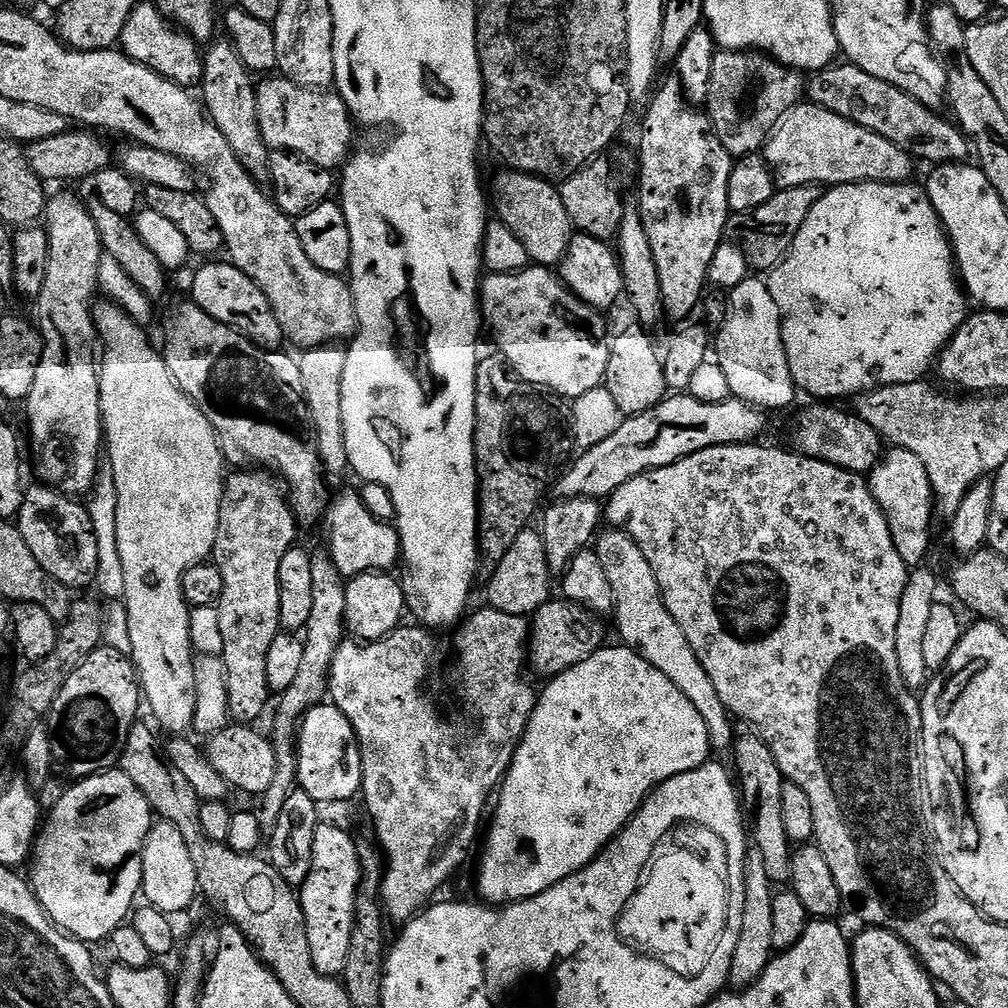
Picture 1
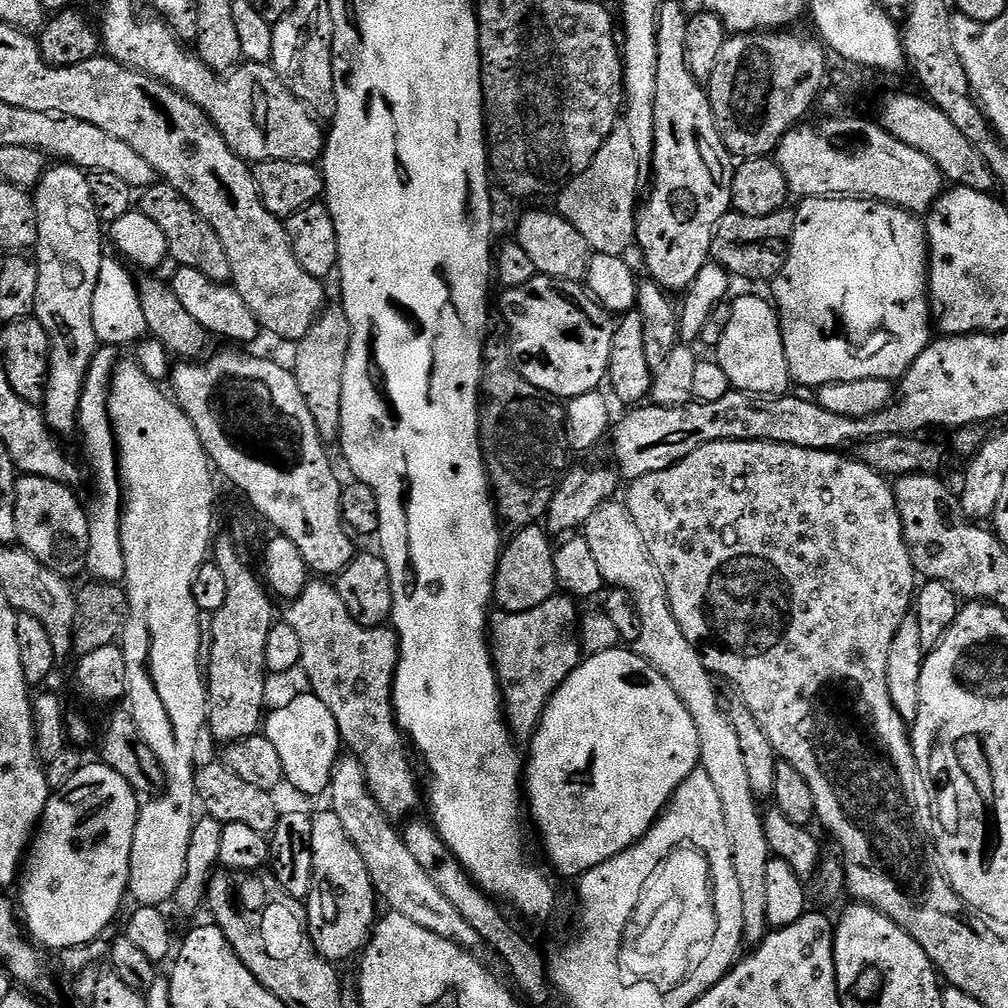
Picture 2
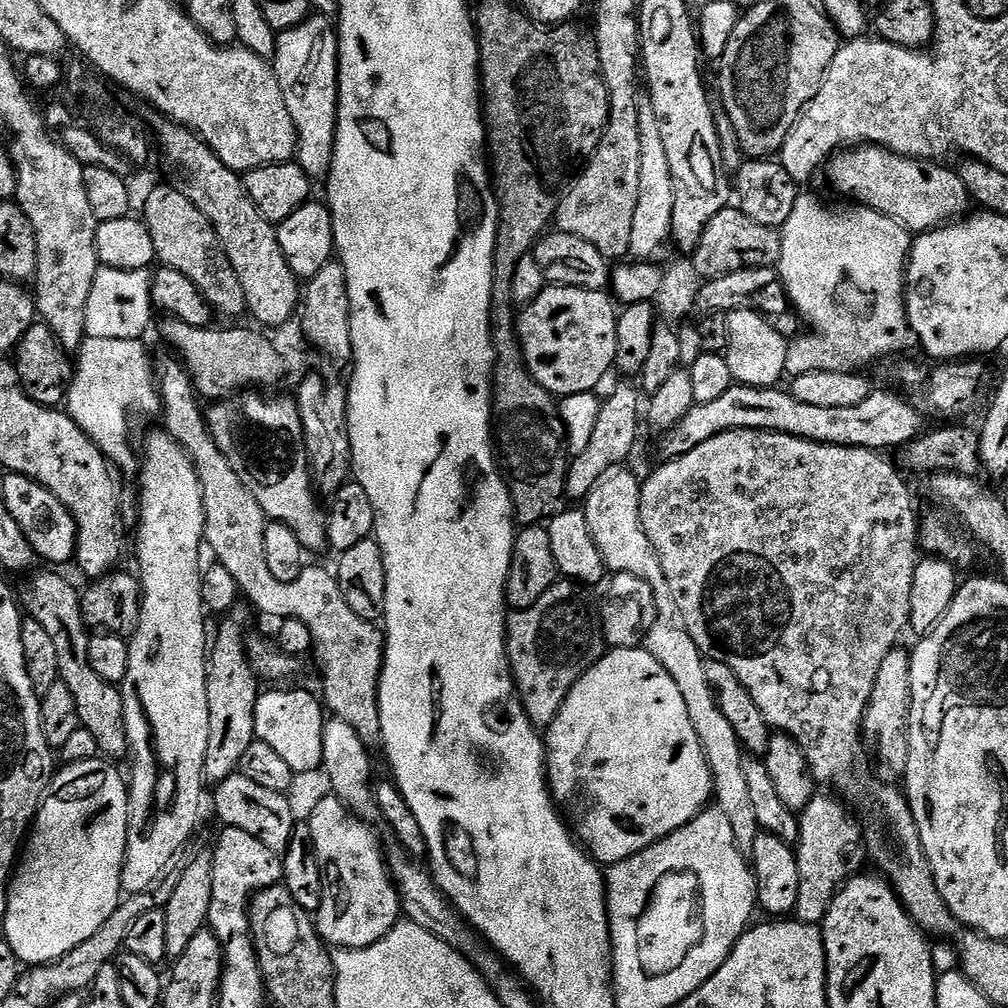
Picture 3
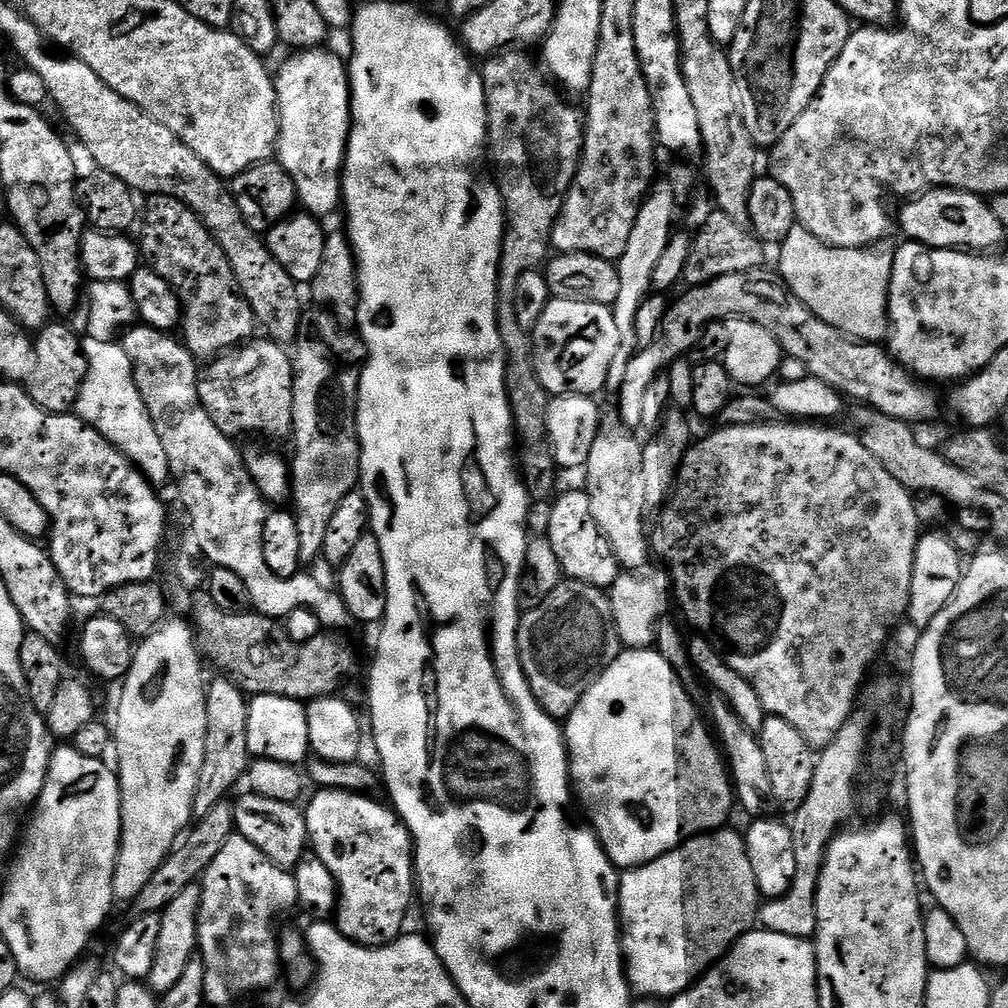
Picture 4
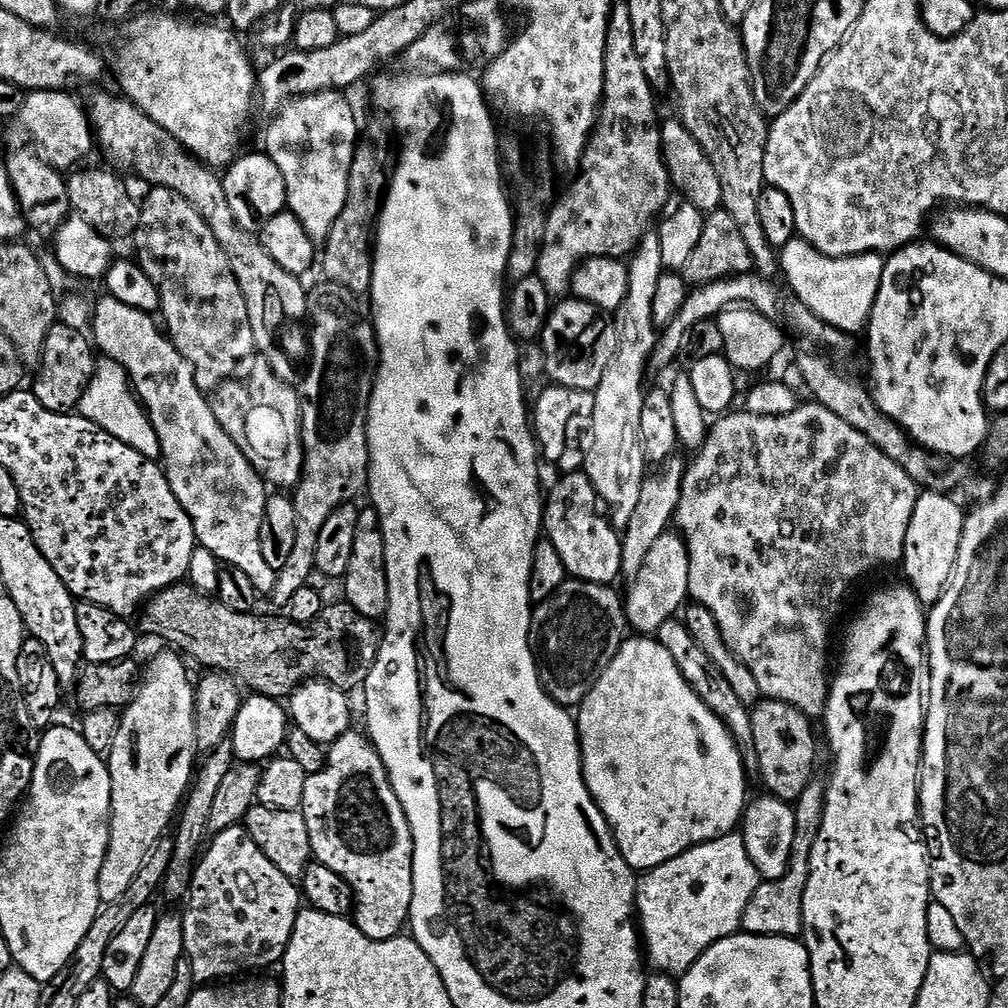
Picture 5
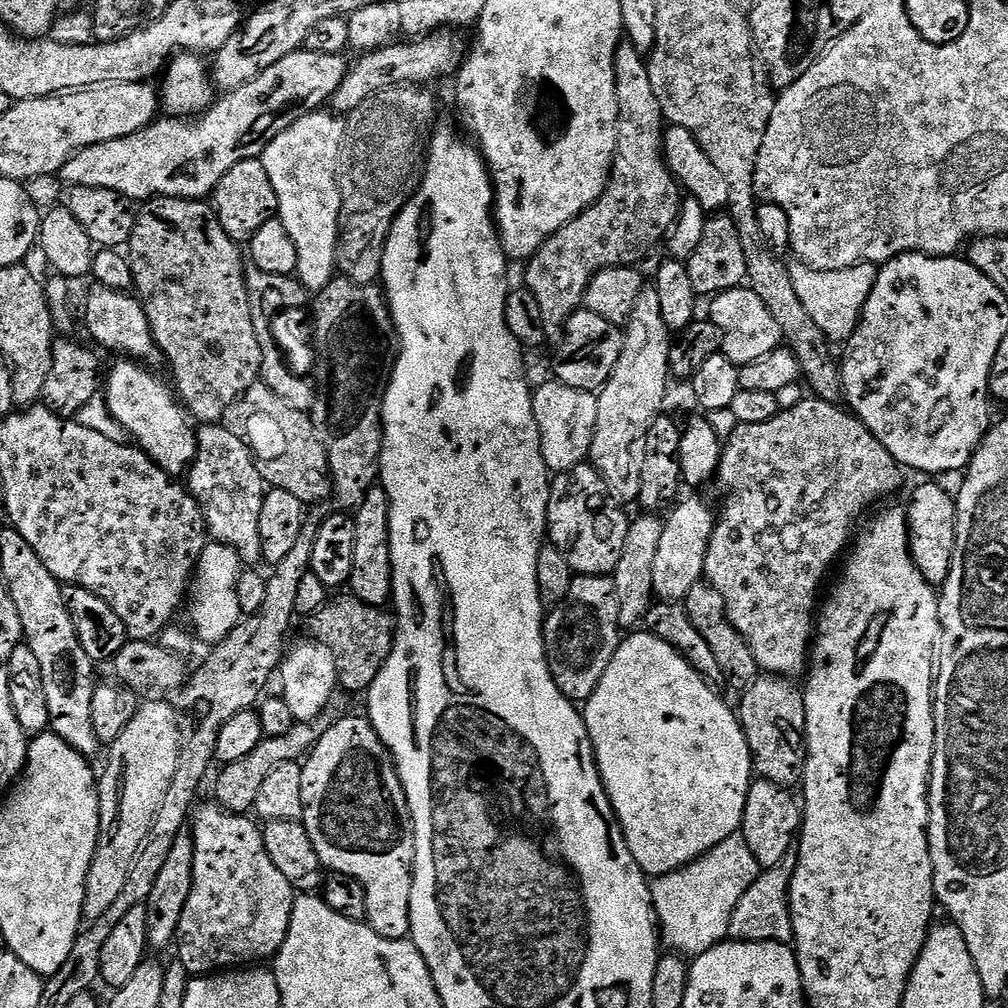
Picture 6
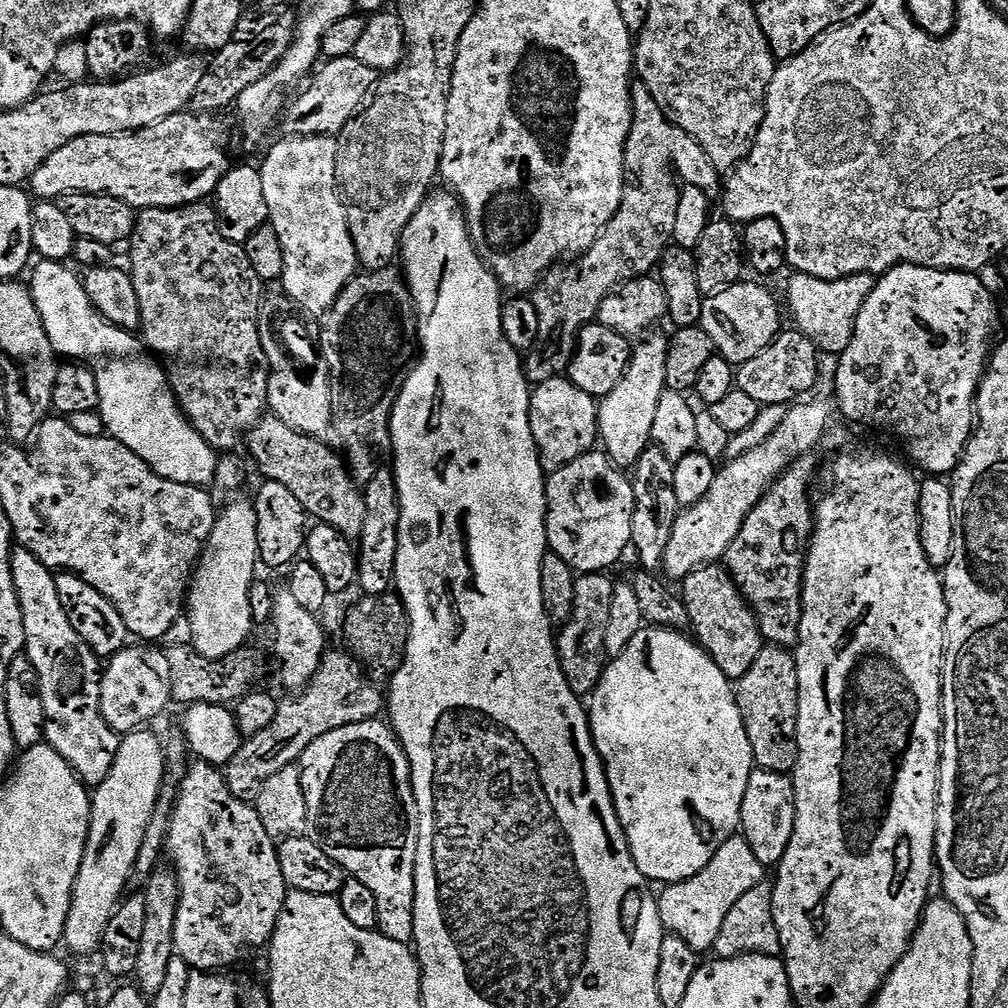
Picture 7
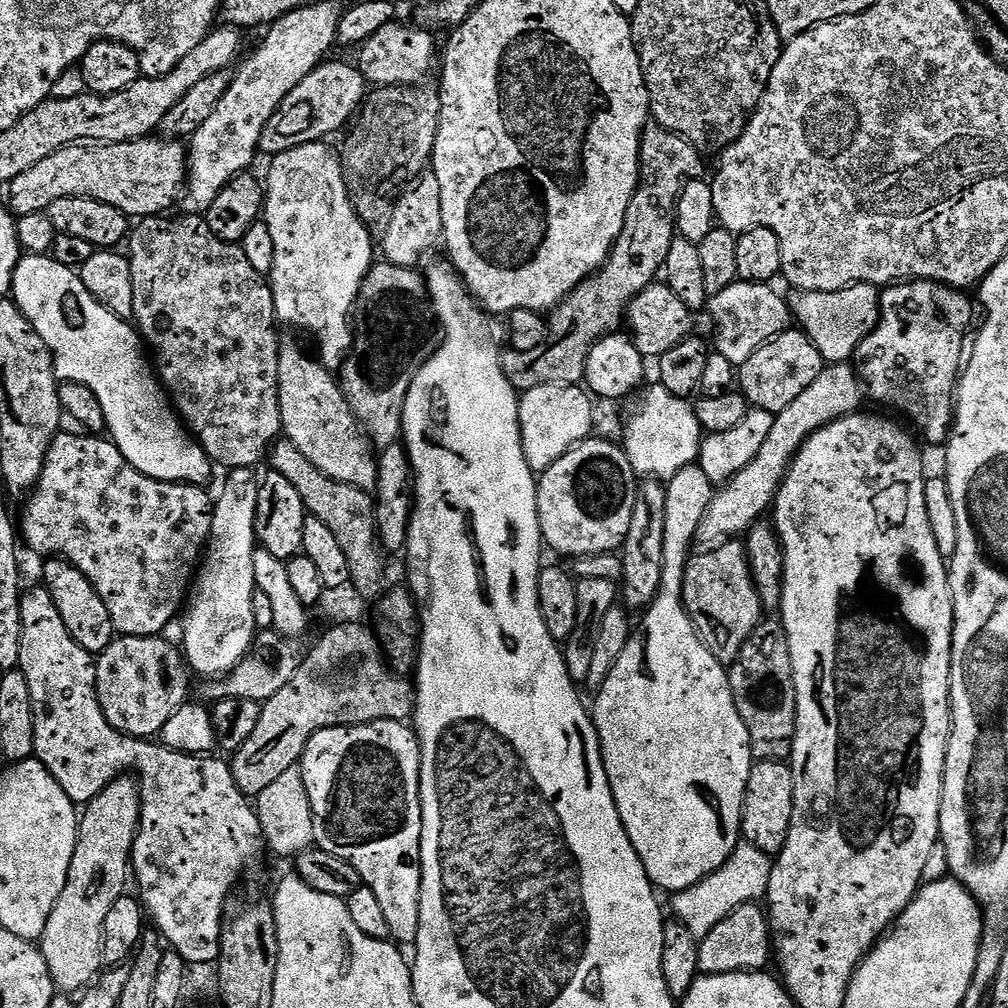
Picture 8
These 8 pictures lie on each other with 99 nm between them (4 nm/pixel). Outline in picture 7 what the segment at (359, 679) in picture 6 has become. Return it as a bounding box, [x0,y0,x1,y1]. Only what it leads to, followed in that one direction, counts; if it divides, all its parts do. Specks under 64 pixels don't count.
[342,591,408,681]

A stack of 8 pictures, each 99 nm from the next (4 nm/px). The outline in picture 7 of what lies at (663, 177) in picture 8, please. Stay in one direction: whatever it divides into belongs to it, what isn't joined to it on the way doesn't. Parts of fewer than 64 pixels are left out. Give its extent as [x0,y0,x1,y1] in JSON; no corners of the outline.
[526,82,681,386]

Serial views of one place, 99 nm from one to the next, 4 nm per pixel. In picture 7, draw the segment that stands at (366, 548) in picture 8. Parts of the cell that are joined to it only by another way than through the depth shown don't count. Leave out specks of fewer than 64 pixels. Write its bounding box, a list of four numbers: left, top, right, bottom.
[246,414,366,541]

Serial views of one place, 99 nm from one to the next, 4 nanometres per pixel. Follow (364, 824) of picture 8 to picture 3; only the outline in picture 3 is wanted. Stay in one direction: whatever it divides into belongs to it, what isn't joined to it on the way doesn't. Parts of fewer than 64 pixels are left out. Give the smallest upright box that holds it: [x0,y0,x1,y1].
[306,795,402,950]

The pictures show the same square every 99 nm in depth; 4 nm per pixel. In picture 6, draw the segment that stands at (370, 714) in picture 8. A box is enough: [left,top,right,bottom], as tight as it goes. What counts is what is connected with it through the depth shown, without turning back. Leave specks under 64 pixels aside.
[215,722,318,813]

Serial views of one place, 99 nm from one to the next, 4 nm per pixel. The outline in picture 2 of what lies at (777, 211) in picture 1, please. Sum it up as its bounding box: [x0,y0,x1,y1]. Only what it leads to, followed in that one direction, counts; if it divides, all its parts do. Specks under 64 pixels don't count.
[711,210,796,282]

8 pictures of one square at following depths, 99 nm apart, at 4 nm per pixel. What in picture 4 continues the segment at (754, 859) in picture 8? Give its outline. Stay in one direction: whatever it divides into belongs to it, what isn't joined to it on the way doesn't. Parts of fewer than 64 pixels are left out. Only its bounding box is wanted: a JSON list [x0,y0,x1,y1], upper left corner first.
[618,830,758,998]

